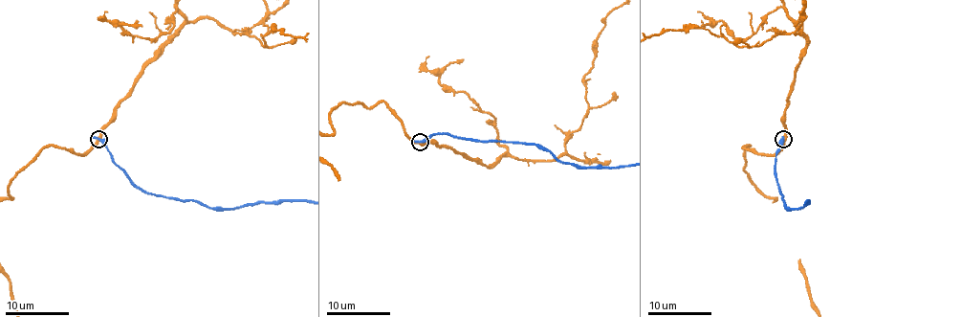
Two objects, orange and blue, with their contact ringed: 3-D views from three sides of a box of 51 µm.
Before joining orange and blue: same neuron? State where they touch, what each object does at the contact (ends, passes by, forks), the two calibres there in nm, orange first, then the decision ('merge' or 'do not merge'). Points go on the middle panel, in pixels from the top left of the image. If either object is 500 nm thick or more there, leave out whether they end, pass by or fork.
at (420, 142); orange passes by; blue ends there; 340 nm thick on the orange side, 440 nm on the other; do not merge

